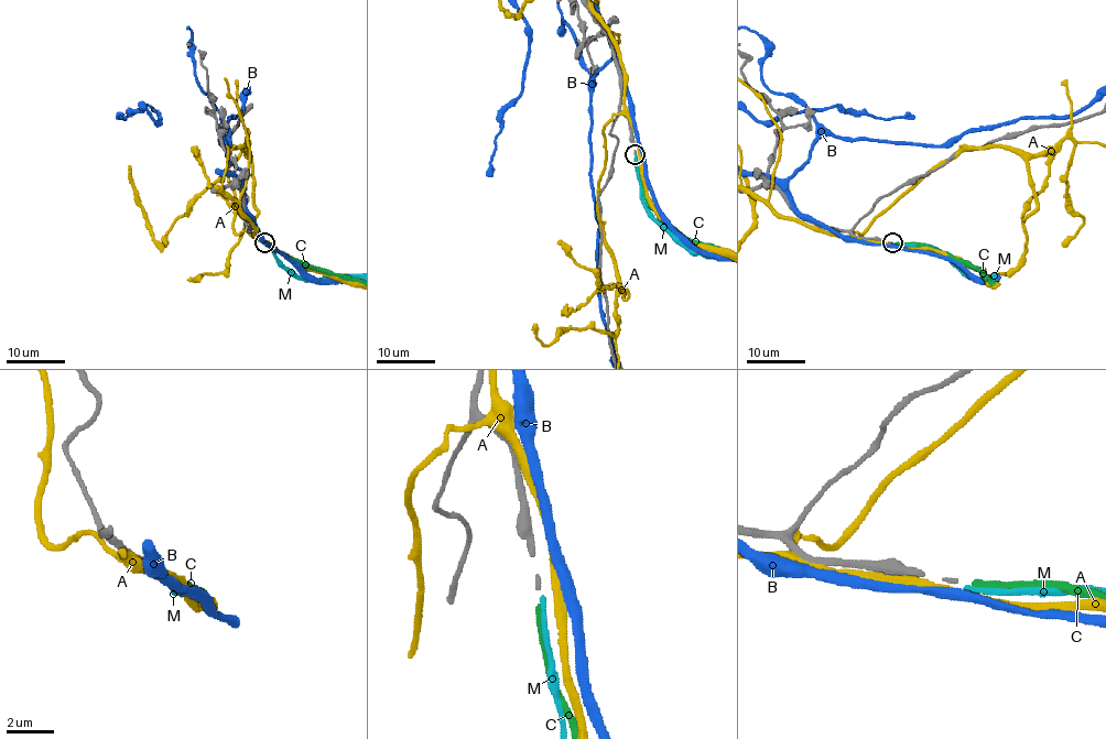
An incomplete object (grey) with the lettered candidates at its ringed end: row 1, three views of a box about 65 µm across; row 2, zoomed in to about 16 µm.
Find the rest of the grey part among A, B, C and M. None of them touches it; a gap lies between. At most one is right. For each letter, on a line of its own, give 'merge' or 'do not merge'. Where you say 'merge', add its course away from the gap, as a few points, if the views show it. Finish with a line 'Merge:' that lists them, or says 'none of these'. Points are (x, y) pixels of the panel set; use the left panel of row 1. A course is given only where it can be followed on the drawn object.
A: do not merge
B: do not merge
C: merge
M: do not merge
Merge: C

